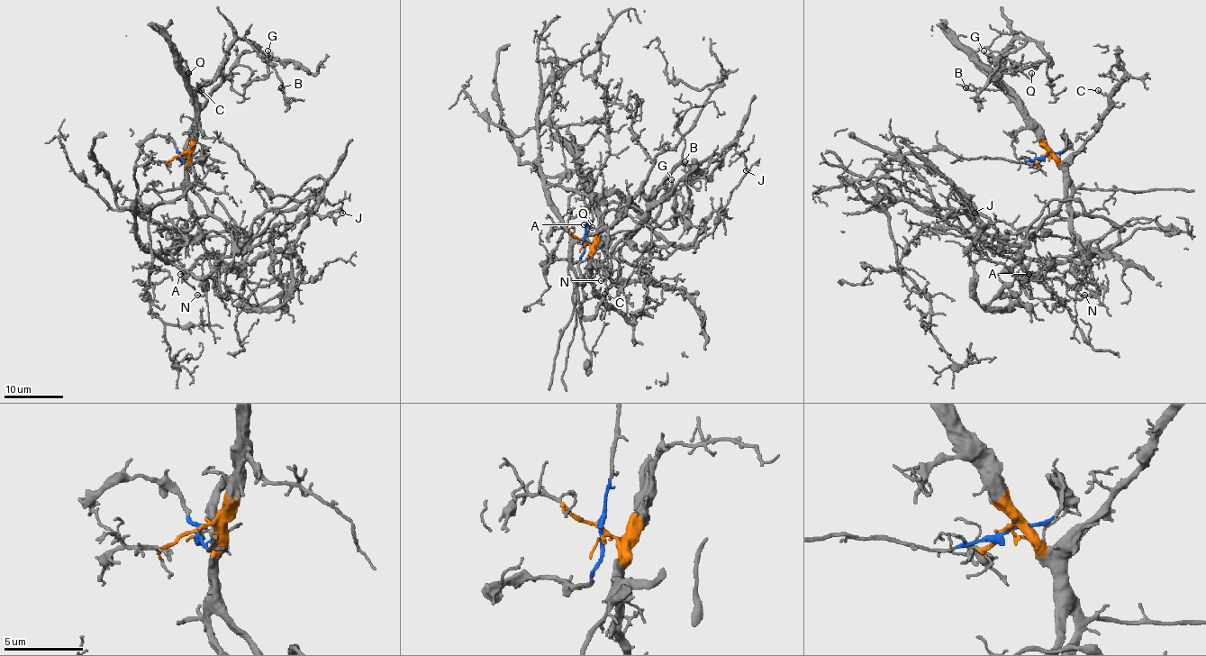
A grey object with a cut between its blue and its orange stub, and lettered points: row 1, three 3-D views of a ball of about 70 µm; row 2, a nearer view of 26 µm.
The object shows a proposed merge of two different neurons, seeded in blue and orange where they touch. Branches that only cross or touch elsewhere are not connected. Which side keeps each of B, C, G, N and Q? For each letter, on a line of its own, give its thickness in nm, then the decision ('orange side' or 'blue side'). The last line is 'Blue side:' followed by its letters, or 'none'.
B: calibre 140 nm; orange side
C: calibre 110 nm; orange side
G: calibre 140 nm; orange side
N: calibre 140 nm; blue side
Q: calibre 120 nm; orange side
Blue side: N

